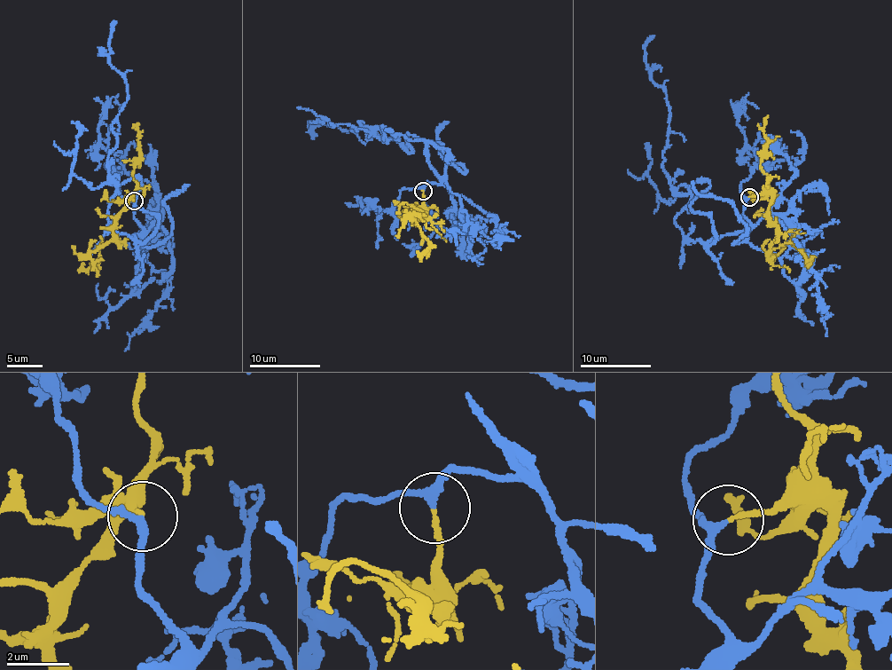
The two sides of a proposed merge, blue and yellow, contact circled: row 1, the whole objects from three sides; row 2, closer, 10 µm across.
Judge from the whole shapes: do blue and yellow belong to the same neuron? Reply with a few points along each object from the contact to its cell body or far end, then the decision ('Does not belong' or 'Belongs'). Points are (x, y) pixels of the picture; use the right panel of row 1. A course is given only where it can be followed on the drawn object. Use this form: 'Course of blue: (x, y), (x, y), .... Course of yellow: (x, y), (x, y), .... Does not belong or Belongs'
Course of blue: (749, 196), (748, 224), (726, 235), (689, 240), (676, 224), (691, 196), (664, 169), (654, 35). Course of yellow: (749, 196), (771, 195), (770, 215), (777, 233), (771, 249), (786, 244), (798, 249), (809, 264), (816, 256). Belongs

